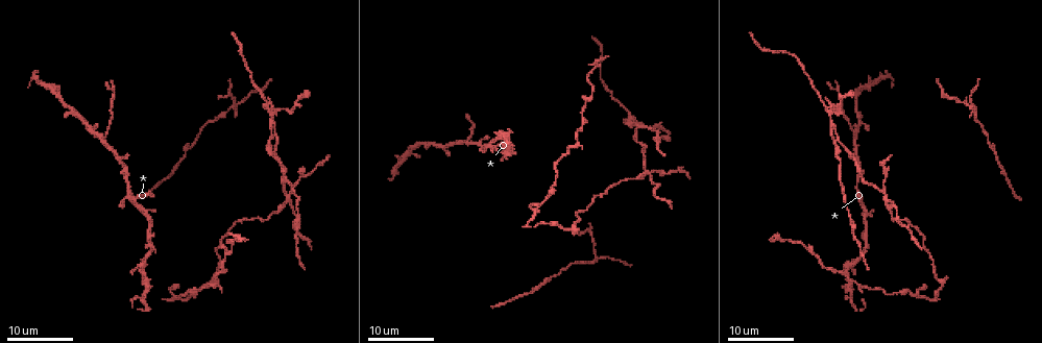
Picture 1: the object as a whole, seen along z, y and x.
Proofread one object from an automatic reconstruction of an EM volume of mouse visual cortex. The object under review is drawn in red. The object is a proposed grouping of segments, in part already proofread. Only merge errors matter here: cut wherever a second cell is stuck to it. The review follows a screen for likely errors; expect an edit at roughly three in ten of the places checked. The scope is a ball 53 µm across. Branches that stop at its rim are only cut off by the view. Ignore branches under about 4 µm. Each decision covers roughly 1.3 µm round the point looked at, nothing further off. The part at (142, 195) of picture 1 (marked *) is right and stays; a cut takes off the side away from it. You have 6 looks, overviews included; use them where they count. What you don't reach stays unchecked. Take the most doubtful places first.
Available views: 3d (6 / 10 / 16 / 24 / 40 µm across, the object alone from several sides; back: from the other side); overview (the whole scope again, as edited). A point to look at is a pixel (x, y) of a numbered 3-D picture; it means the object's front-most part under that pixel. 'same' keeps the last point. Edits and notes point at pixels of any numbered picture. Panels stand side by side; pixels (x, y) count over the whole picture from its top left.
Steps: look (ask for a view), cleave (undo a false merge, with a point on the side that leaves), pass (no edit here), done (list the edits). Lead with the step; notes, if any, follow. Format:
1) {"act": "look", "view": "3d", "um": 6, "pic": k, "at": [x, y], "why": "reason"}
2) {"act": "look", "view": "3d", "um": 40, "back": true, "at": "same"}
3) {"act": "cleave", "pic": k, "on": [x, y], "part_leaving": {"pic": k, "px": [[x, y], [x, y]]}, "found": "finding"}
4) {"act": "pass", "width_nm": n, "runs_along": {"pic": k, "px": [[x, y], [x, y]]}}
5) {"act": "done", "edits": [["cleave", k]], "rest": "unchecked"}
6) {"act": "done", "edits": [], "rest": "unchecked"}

{"act": "look", "view": "3d", "um": 16, "pic": 1, "at": [287, 195], "why": "small branch off a trunk"}

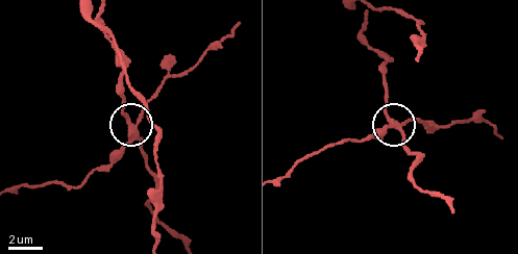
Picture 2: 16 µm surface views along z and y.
{"act": "look", "view": "3d", "um": 6, "pic": 2, "at": [134, 124]}

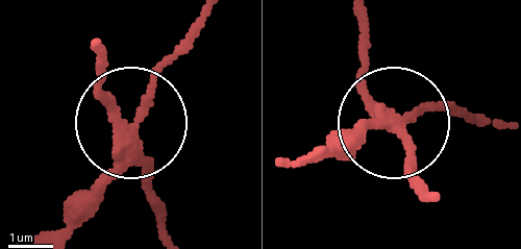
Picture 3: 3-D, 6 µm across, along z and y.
{"act": "look", "view": "3d", "um": 6, "back": true, "pic": 3, "at": [128, 129]}

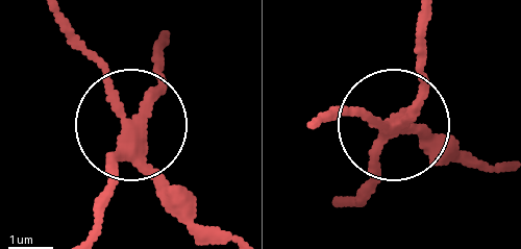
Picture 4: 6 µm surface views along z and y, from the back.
{"act": "cleave", "pic": 4, "on": [173, 193], "width_nm": 270, "found": "a second cell is stuck on"}

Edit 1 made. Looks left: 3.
{"act": "look", "view": "3d", "um": 24, "pic": 1, "at": [971, 107], "why": "two arms at a narrow angle"}

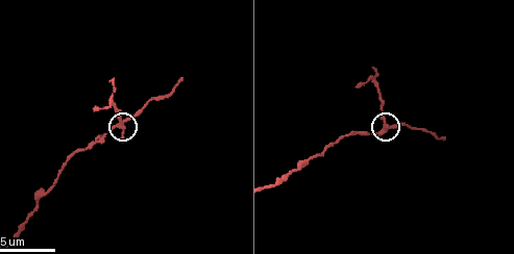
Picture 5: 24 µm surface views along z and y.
{"act": "look", "view": "3d", "um": 6, "pic": 5, "at": [122, 124]}

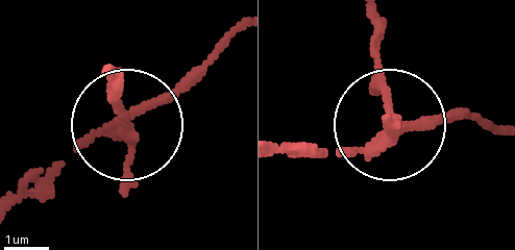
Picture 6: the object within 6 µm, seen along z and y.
{"act": "cleave", "pic": 6, "on": [377, 82], "arms": 5, "part_leaving": {"pic": 6, "px": [[386, 143], [367, 13]]}, "found": "two cells meet here"}

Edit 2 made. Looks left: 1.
{"act": "done", "edits": [["cleave", 4], ["cleave", 6]], "rest": "unchecked"}

